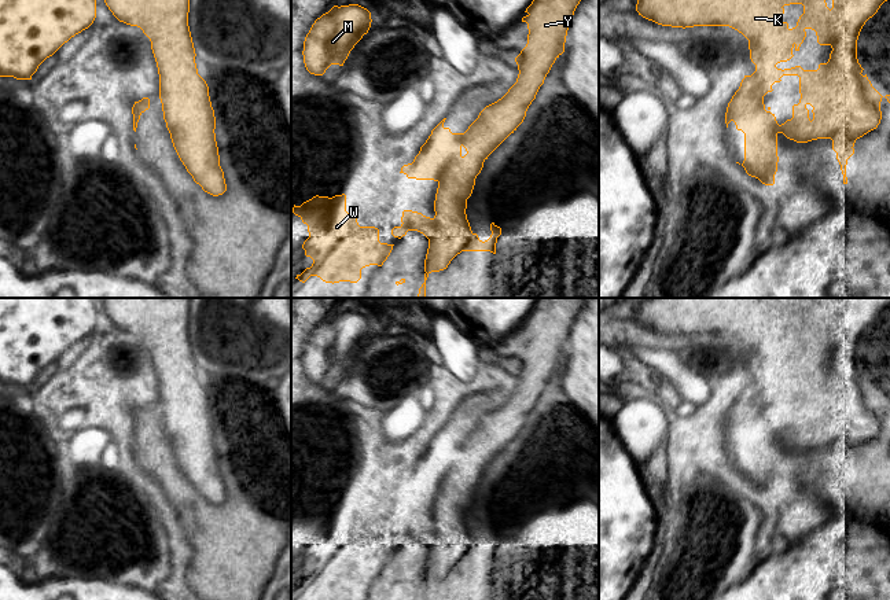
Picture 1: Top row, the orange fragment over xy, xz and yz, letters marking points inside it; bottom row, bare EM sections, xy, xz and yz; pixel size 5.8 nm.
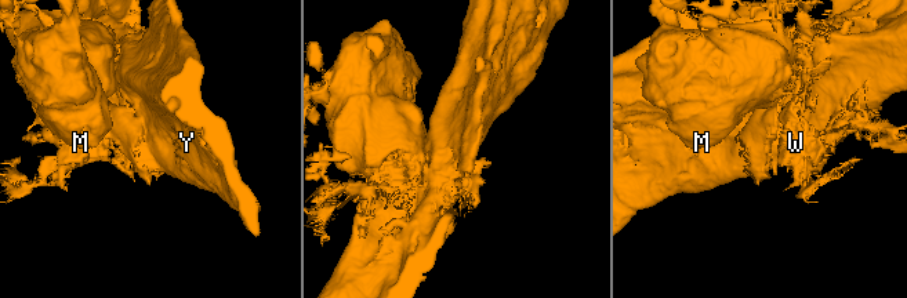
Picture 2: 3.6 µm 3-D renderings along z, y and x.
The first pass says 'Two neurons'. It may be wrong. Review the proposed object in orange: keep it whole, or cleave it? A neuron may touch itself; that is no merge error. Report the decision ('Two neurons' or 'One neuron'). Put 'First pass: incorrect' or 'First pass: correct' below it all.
One neuron
First pass: incorrect

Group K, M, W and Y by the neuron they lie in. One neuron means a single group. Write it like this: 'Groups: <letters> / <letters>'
Groups: K M W Y

